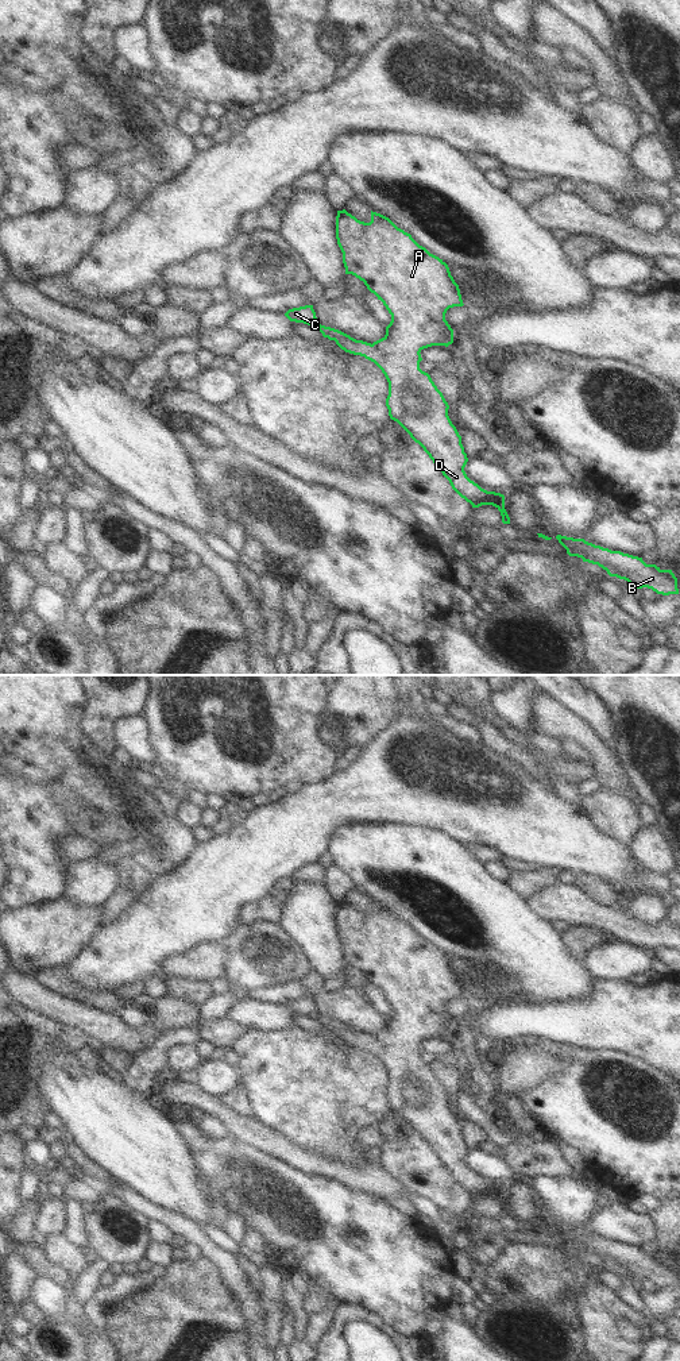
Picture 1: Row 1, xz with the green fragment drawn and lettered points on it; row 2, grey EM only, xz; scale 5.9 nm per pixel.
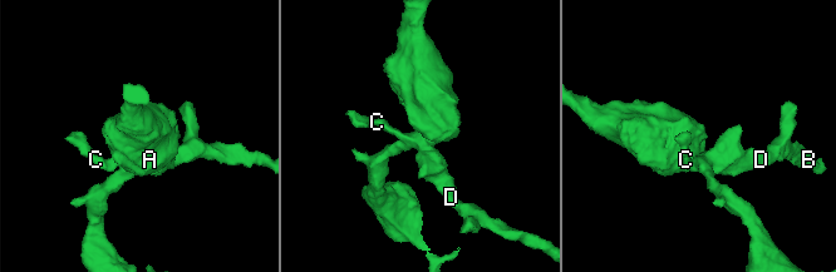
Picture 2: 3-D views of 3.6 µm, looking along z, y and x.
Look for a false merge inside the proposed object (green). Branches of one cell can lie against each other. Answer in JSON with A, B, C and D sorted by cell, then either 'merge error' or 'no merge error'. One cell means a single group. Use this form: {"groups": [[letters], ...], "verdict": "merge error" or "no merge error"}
{"groups": [["A", "B", "C", "D"]], "verdict": "no merge error"}

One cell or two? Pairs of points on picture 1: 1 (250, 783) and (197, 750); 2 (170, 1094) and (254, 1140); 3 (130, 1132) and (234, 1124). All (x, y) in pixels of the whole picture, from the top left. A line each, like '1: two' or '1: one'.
1: one
2: one
3: two

